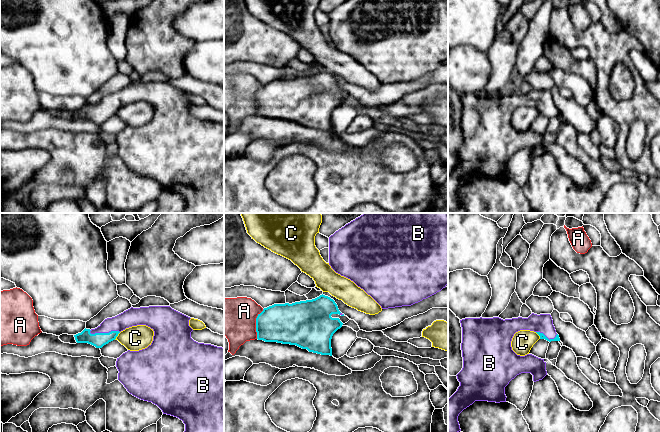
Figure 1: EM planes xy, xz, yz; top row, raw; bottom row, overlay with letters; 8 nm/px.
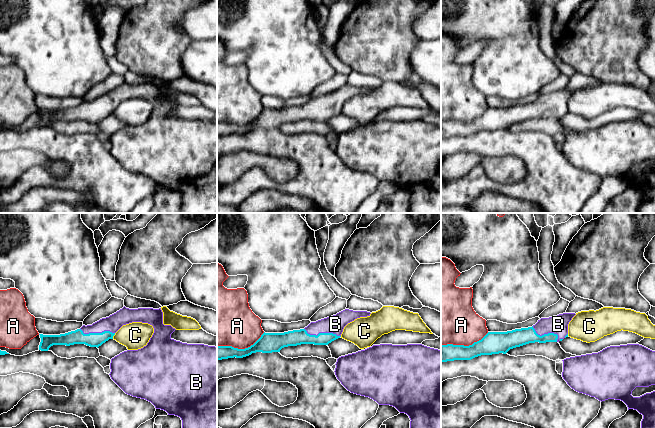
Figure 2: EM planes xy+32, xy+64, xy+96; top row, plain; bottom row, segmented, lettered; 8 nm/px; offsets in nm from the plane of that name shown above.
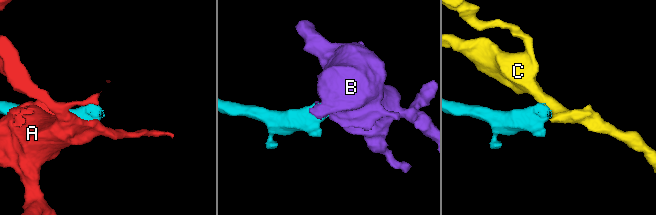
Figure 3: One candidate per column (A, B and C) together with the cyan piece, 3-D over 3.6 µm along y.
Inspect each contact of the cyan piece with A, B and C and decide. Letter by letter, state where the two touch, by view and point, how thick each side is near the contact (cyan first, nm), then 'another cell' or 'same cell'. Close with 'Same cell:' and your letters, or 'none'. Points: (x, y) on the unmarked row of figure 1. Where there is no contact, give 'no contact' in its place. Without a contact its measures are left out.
A: xz (256, 100) | 320/320 nm | another cell
B: xy (104, 109) | 120/140 nm | same cell
C: xy (117, 111) | 120/200 nm | another cell
Same cell: B

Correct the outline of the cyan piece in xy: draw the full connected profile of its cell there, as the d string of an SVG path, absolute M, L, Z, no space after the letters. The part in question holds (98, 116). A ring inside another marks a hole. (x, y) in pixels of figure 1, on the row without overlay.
M149 82L133 84L124 87L123 89L105 95L97 104L95 105L84 105L81 109L74 111L77 119L88 119L96 124L102 124L104 121L116 115L118 110L125 106L126 104L146 101L154 107L152 119L145 125L139 127L130 127L123 129L116 137L116 143L119 147L118 156L124 161L127 167L133 172L148 178L152 178L157 181L163 188L163 190L171 191L179 194L185 200L185 207L183 213L224 213L224 124L217 123L211 120L198 119L191 114L191 108L193 105L189 102L189 96L191 94L172 85L170 82Z

